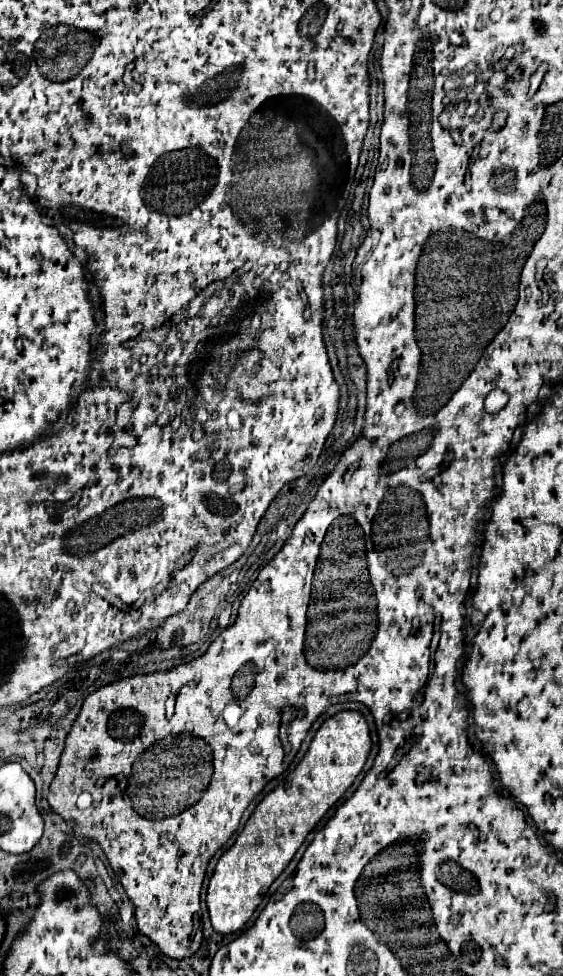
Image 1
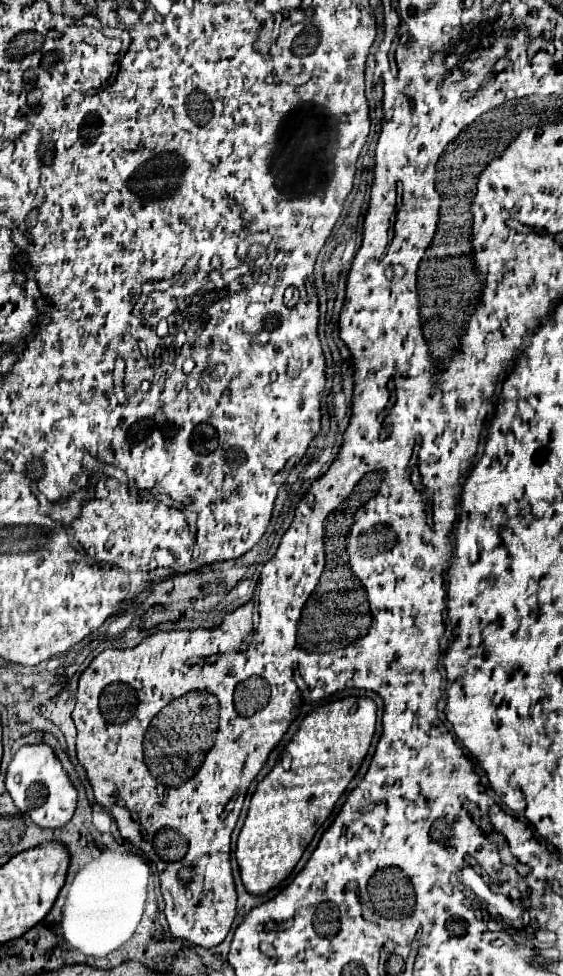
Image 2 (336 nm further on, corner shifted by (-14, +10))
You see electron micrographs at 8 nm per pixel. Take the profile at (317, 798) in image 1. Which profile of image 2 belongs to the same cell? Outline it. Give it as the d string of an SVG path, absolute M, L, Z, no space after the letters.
M344 697L332 701L324 707L318 707L302 721L298 733L286 747L286 751L292 757L290 769L286 771L278 761L276 767L258 783L250 801L248 817L238 837L236 861L242 883L250 895L266 895L270 889L280 885L292 873L304 849L316 835L318 827L328 819L336 801L340 799L352 777L358 773L372 743L374 727L376 727L376 703L368 697Z

